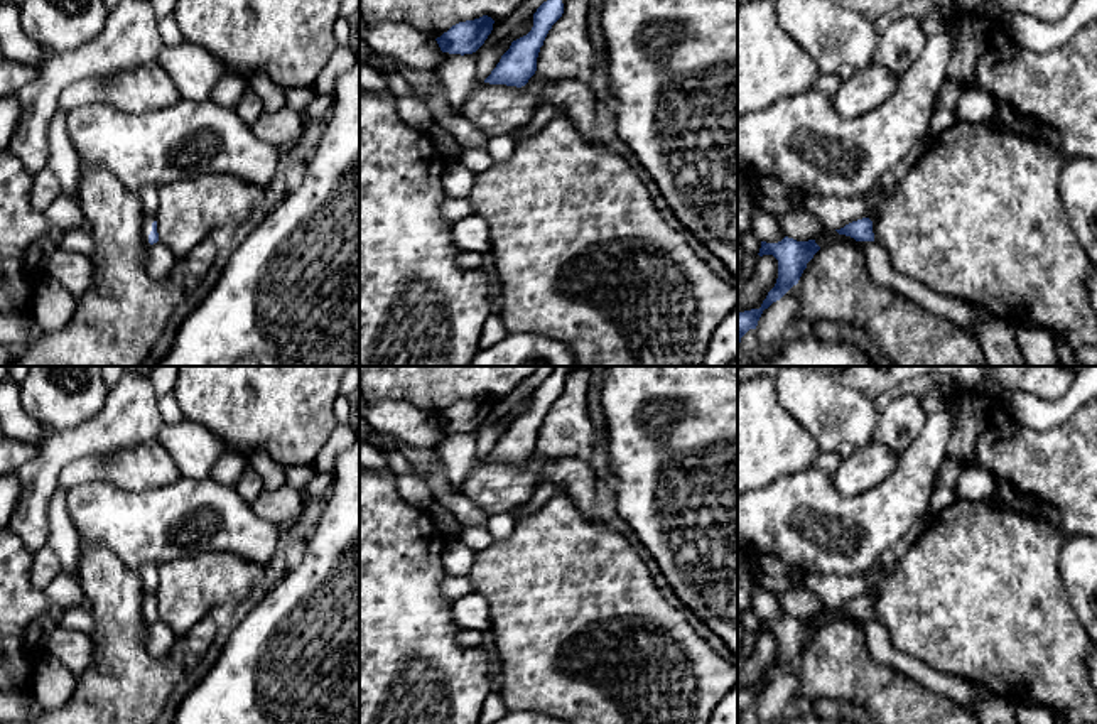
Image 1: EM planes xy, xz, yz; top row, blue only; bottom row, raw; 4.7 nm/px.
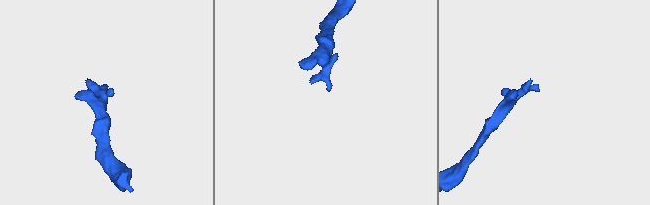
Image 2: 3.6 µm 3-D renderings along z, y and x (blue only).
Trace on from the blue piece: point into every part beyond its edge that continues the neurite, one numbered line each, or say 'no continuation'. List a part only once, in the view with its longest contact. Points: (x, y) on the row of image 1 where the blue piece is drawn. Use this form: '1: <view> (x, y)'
1: xy (147, 221)

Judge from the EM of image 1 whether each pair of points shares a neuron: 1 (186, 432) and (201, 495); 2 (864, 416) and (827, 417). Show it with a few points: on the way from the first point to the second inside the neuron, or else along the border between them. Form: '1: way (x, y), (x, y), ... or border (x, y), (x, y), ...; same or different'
1: border (183, 475), (193, 480), (208, 480); different
2: way (856, 416), (836, 416); same

